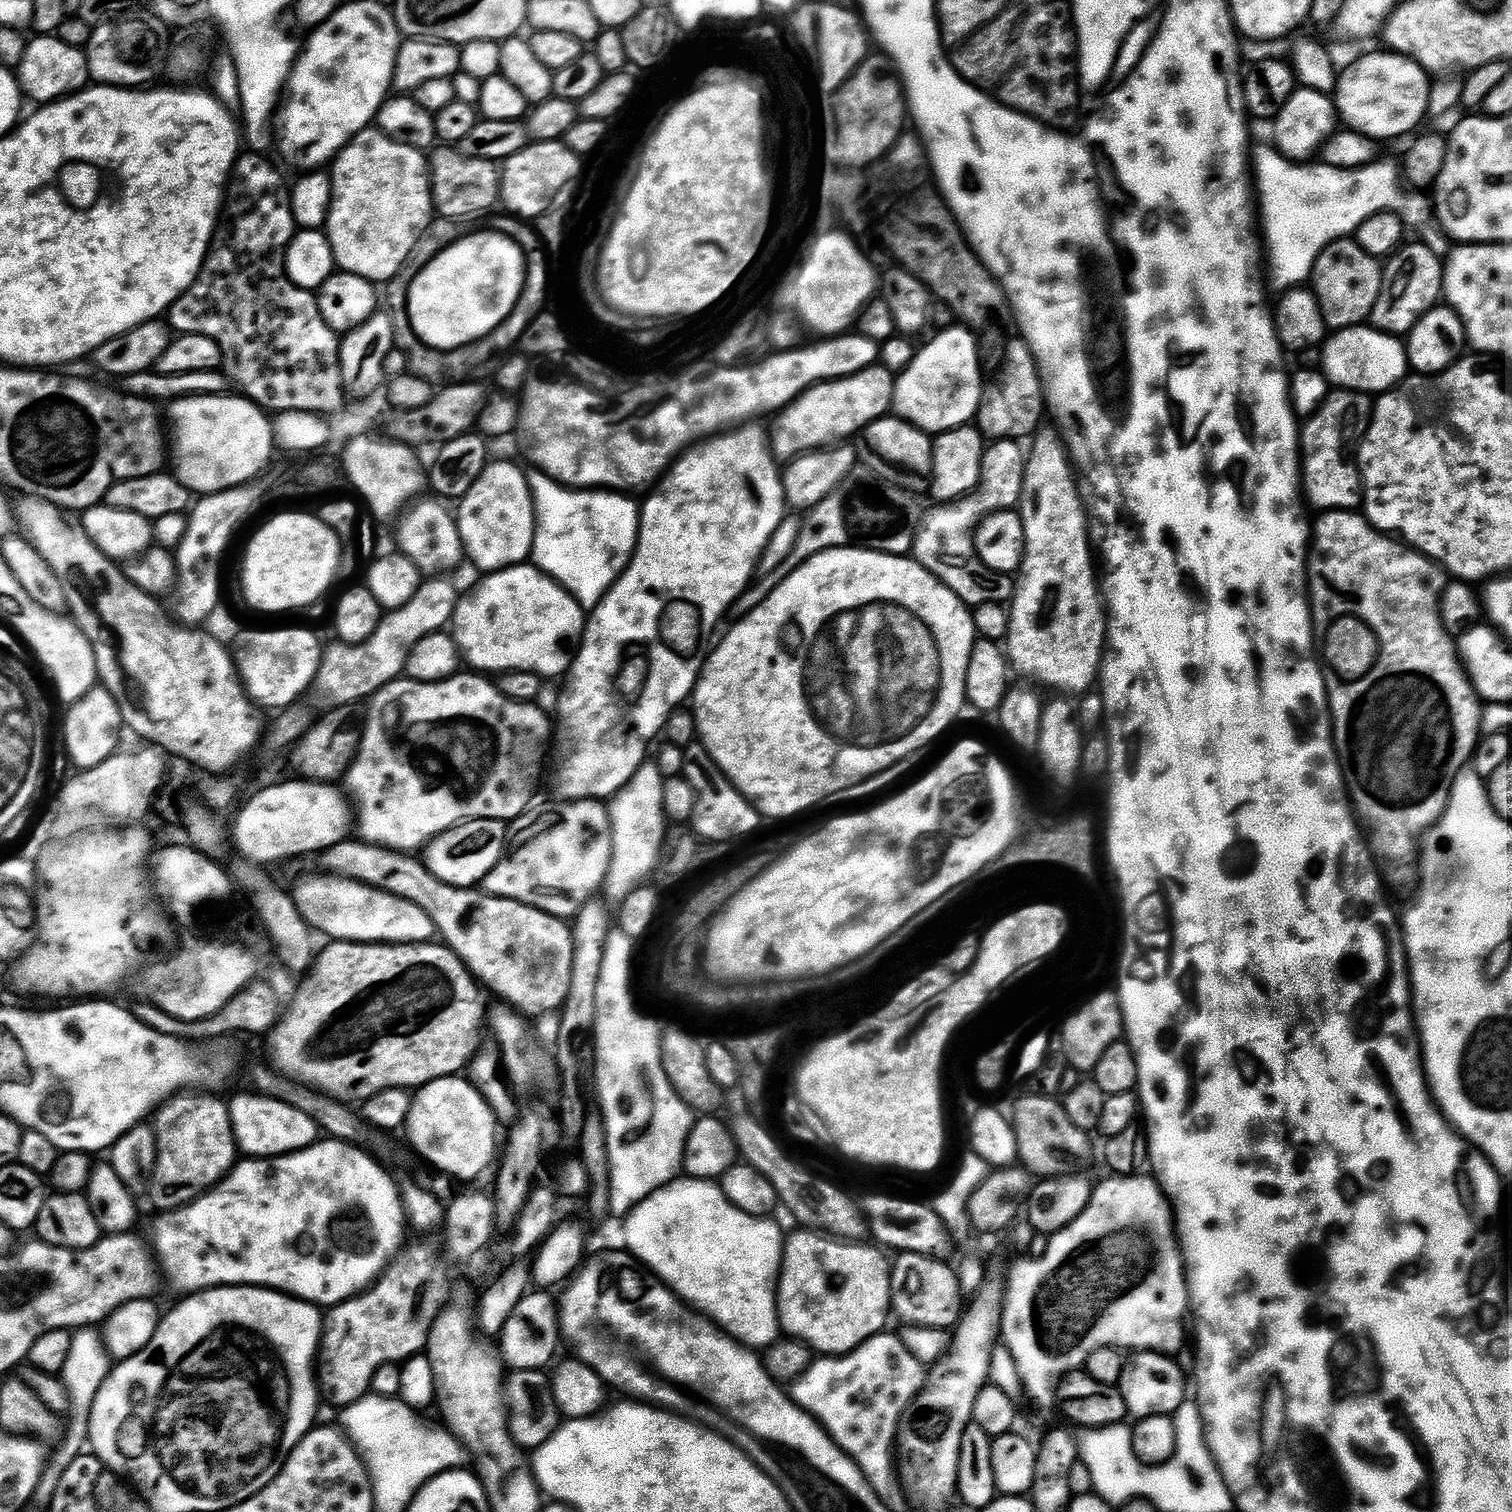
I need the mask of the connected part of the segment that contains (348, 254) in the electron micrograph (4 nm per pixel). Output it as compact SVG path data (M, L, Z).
M369 126L353 136L352 141L331 161L332 205L328 211L326 235L339 271L358 274L358 278L373 282L386 282L398 274L402 262L406 262L410 250L414 250L414 242L418 242L434 218L428 158L417 148L402 146L379 128Z

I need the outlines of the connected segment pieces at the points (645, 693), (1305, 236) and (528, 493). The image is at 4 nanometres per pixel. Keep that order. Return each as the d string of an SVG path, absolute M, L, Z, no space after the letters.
M748 422L743 426L733 427L723 434L713 435L703 442L697 443L687 449L672 464L662 479L655 485L652 497L640 508L640 536L636 540L636 552L628 564L626 571L619 580L612 585L604 600L591 609L584 625L584 638L580 642L579 649L572 661L570 675L567 677L568 685L560 696L560 709L554 712L554 748L560 751L560 765L556 768L556 788L564 802L577 802L579 800L607 801L616 795L632 781L638 769L646 762L644 756L648 752L648 743L655 736L659 737L664 730L664 724L670 718L670 714L685 703L684 699L693 695L697 680L702 675L702 655L696 647L700 644L704 632L708 632L720 616L728 612L728 607L743 594L748 588L748 583L758 572L760 556L764 548L770 542L774 530L783 522L786 515L786 501L784 499L784 481L782 468L778 463L770 447L769 433L764 433L758 423Z
M1272 146L1257 152L1255 149L1250 164L1254 169L1254 192L1260 195L1258 220L1264 223L1268 272L1276 288L1293 290L1301 287L1311 277L1312 268L1326 246L1351 237L1366 218L1379 212L1396 213L1409 229L1425 227L1423 243L1429 248L1443 249L1446 236L1433 223L1434 208L1429 197L1427 200L1419 191L1405 187L1397 165L1396 169L1392 164L1373 162L1361 168L1332 168L1323 162L1289 160Z
M511 460L488 462L469 492L458 500L458 523L464 551L467 559L472 559L484 574L501 572L503 568L515 568L532 555L532 543L536 537L536 508L532 504L532 491L525 469L520 469L518 465Z

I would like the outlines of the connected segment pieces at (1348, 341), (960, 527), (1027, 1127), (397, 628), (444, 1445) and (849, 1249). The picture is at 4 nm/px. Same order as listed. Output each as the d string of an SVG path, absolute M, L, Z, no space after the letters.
M1371 326L1342 328L1333 331L1323 345L1322 371L1337 389L1349 392L1383 394L1392 391L1409 375L1410 365L1405 345Z
M1015 439L998 440L987 445L984 453L984 474L982 486L984 491L984 504L976 498L963 499L949 506L936 506L932 513L923 517L920 525L920 532L916 536L916 547L914 558L930 574L934 574L947 588L954 590L963 604L967 604L969 609L975 610L987 604L1007 605L1014 595L1014 580L1011 575L1003 572L990 570L982 562L980 552L976 548L974 533L979 529L986 513L1002 512L1012 510L1019 505L1020 495L1024 490L1024 466L1026 463L1025 449L1020 449Z
M1031 1094L1016 1104L1016 1113L1010 1116L1012 1130L1017 1138L1018 1160L1028 1172L1044 1178L1049 1174L1068 1174L1075 1164L1088 1156L1089 1133L1083 1132L1066 1114L1059 1099Z
M428 578L421 583L414 598L406 602L406 606L393 608L381 615L378 630L374 630L366 642L335 642L329 648L327 645L320 658L320 669L306 693L309 706L321 708L321 713L328 714L336 710L332 708L344 708L359 700L367 701L390 682L401 679L405 675L414 646L418 646L418 642L430 634L445 631L452 623L457 603L456 588L448 578Z
M369 1394L358 1402L343 1409L342 1428L345 1433L354 1428L354 1434L346 1434L352 1441L358 1434L360 1440L378 1440L378 1450L394 1450L394 1508L406 1498L413 1498L428 1481L441 1472L461 1467L460 1451L462 1445L451 1432L434 1432L424 1428L416 1418L417 1413L399 1398L387 1398Z
M796 1230L787 1237L784 1246L784 1259L780 1266L780 1278L778 1281L778 1324L784 1328L789 1337L804 1341L809 1348L820 1354L847 1354L854 1351L859 1344L864 1344L871 1336L879 1336L885 1331L884 1323L890 1317L890 1305L892 1302L892 1264L883 1256L879 1247L871 1248L864 1242L849 1242L844 1238L833 1238L828 1234L821 1234L816 1230Z

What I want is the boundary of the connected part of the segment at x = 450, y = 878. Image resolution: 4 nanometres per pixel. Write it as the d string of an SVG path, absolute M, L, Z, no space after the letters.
M471 820L469 824L444 832L427 847L426 863L428 869L442 882L452 884L456 888L470 888L479 885L486 878L486 874L490 874L490 870L494 870L496 865L504 859L506 855L504 843L508 840L508 828L509 825L503 820Z

